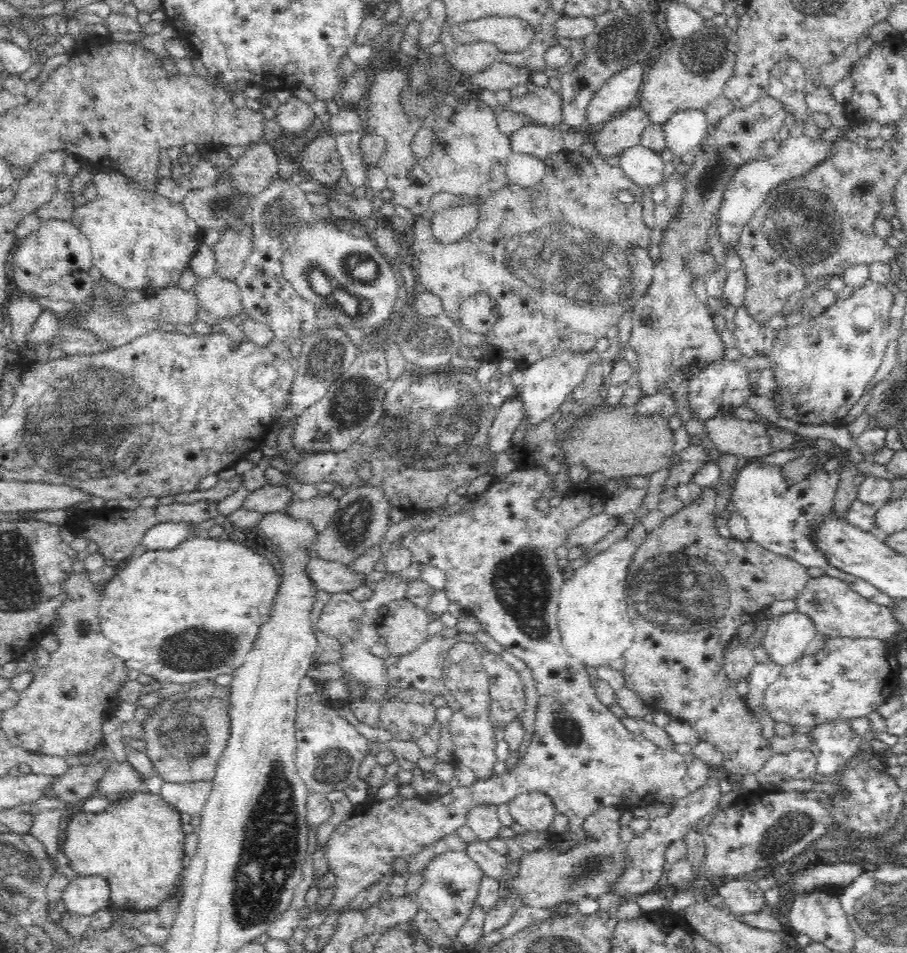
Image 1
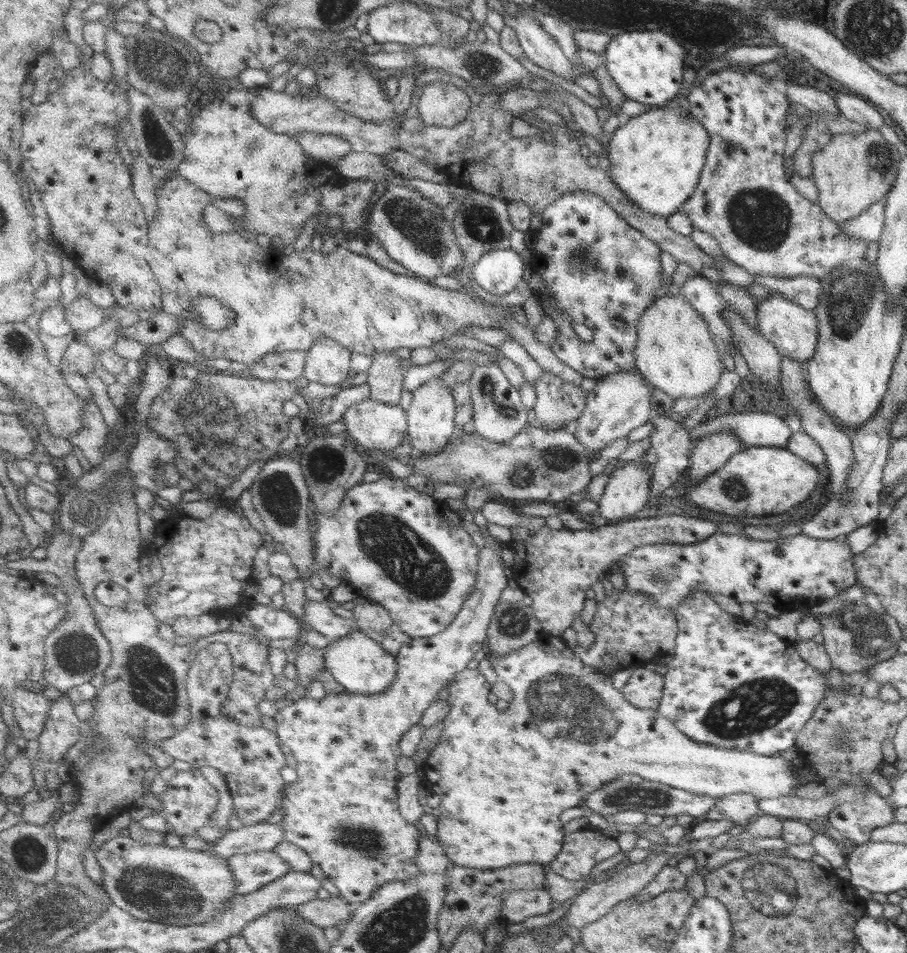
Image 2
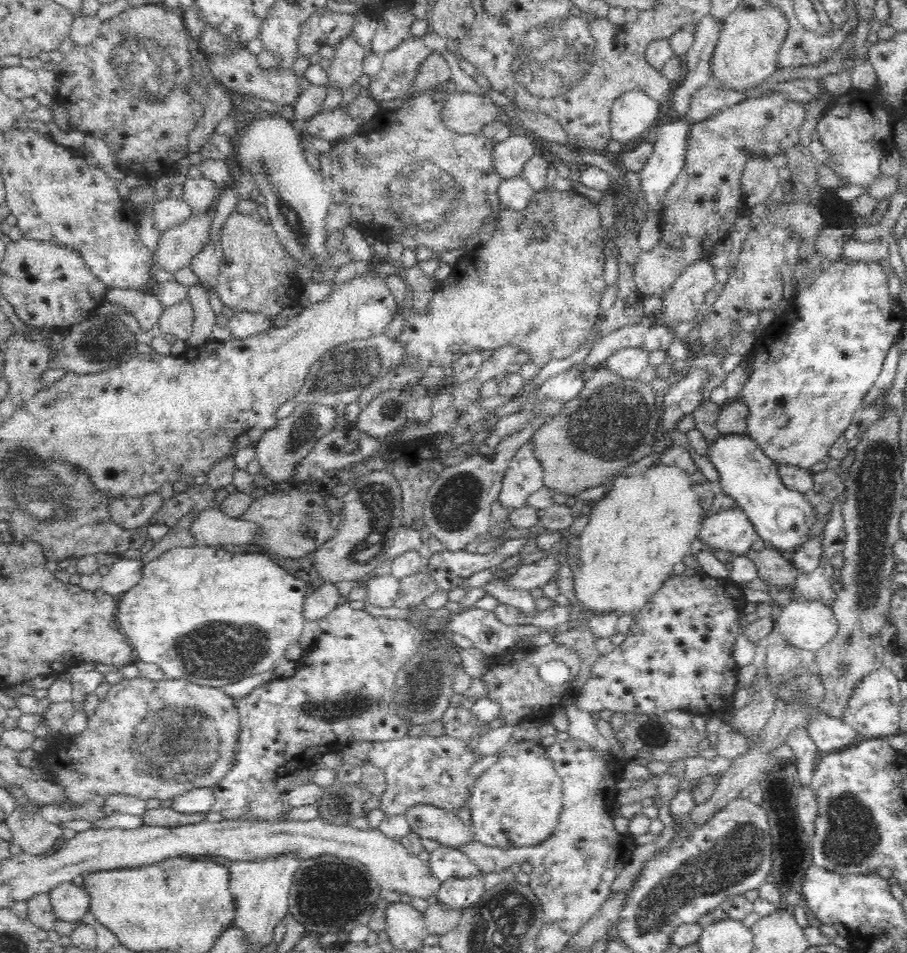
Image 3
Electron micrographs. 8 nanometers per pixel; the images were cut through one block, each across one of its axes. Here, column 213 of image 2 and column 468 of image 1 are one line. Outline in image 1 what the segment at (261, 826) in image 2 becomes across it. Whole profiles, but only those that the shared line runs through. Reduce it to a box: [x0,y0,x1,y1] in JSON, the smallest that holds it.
[466,840,508,882]

